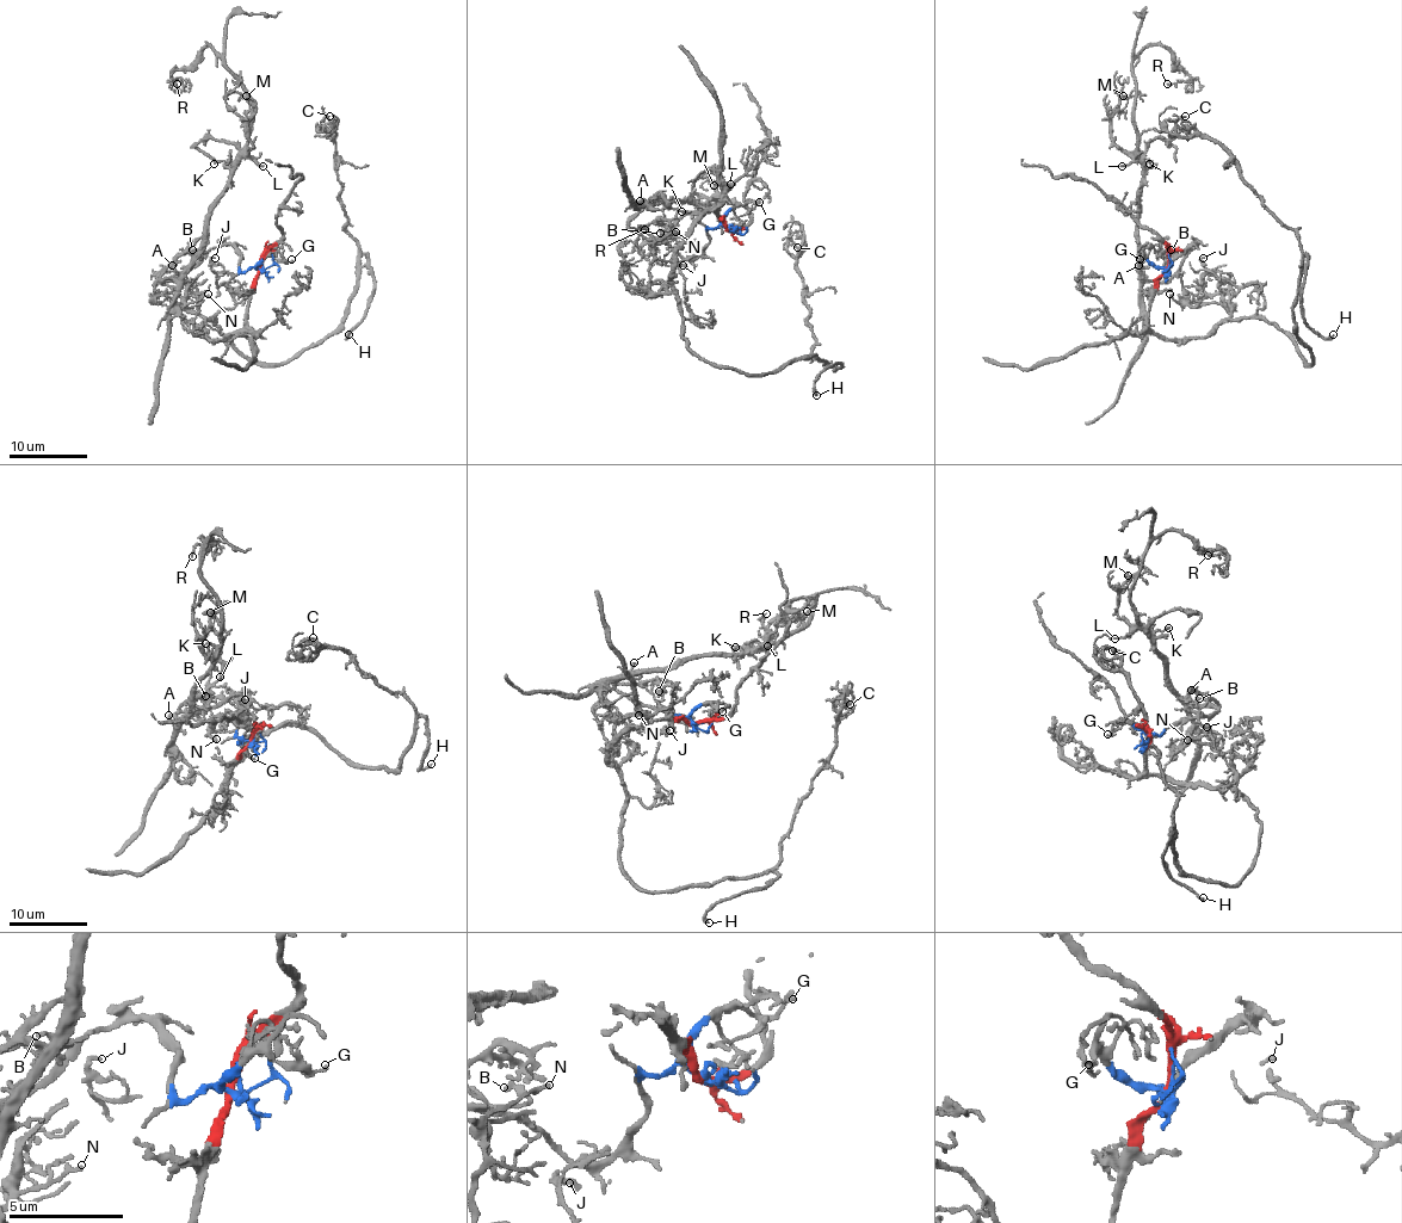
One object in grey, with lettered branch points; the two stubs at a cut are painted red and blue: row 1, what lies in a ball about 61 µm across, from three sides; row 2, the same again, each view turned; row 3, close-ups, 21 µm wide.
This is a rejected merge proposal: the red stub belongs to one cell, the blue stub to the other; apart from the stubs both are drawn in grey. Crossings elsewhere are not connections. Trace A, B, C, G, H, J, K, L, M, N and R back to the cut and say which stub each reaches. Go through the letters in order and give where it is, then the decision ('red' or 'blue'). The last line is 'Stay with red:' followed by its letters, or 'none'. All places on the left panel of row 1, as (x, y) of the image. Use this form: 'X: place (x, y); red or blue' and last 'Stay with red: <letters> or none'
A: place (172, 265); blue
B: place (192, 249); blue
C: place (329, 116); red
G: place (291, 259); blue
H: place (349, 334); red
J: place (215, 258); red
K: place (214, 164); blue
L: place (263, 166); blue
M: place (246, 96); blue
N: place (208, 294); red
R: place (177, 84); blue
Stay with red: C, H, J, N

